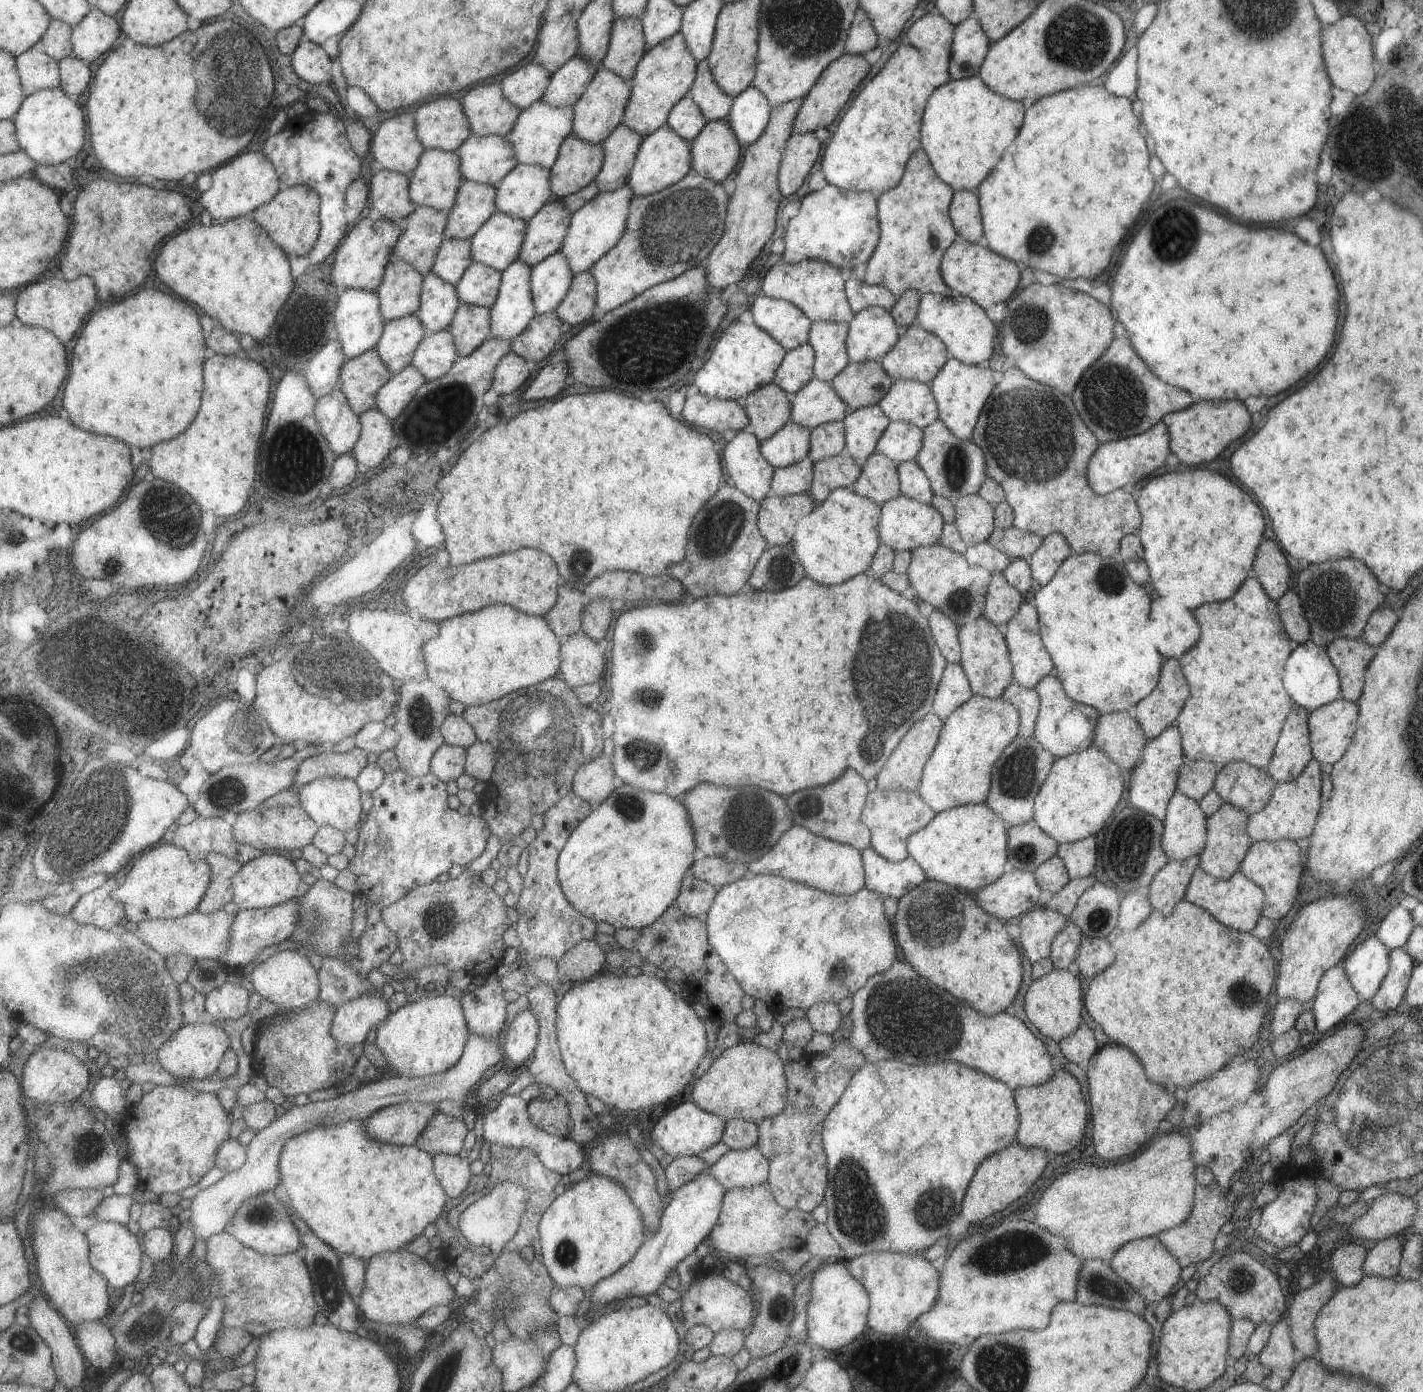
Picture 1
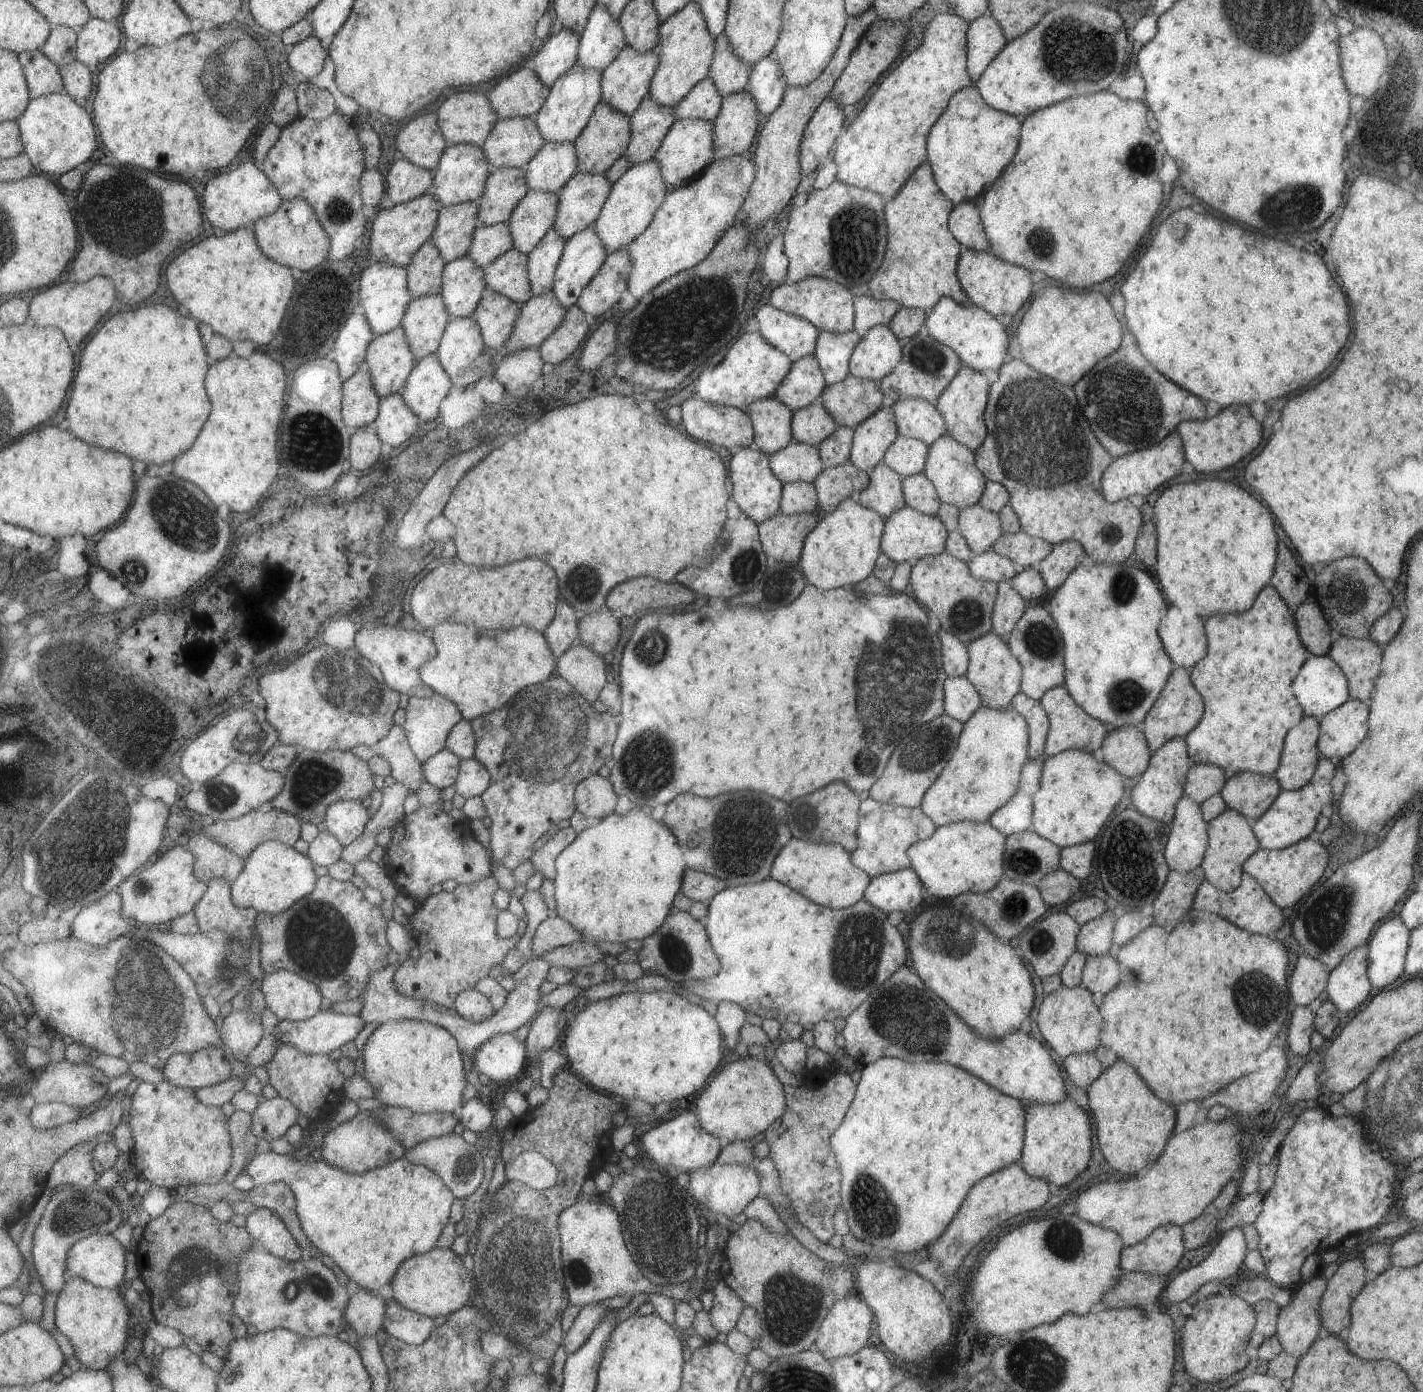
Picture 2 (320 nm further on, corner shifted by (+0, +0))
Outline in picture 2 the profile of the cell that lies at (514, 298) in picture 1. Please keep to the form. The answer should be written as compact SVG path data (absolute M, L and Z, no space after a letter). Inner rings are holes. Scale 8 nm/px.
M551 228L527 254L528 282L532 295L540 296L552 290L554 273L566 240Z

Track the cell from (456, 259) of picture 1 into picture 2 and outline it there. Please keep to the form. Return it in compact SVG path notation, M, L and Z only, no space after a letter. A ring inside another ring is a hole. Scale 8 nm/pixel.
M506 223L481 225L472 235L468 256L474 260L477 267L483 269L510 249L512 249L512 237L509 236L509 226Z

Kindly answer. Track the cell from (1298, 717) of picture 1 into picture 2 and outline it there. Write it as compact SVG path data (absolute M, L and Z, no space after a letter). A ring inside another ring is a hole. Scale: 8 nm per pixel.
M1305 716L1287 732L1279 767L1273 774L1281 789L1295 791L1310 782L1320 758L1316 748L1319 730L1318 718Z

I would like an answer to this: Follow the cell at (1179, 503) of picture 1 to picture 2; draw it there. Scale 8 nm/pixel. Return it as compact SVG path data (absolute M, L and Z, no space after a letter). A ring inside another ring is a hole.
M1203 480L1203 482L1187 482L1187 483L1186 483L1186 484L1173 484L1173 486L1169 486L1169 487L1165 487L1165 488L1163 488L1163 489L1164 489L1164 490L1163 490L1163 492L1161 492L1161 496L1159 496L1159 498L1157 498L1157 500L1155 500L1155 504L1153 504L1153 514L1155 514L1155 521L1154 521L1154 526L1157 526L1157 562L1155 562L1155 576L1157 576L1157 582L1159 582L1159 586L1161 586L1161 590L1163 590L1163 596L1165 596L1165 598L1167 598L1167 604L1171 604L1171 606L1170 606L1170 608L1169 608L1169 609L1168 609L1168 612L1167 612L1167 618L1169 618L1169 610L1177 610L1177 614L1191 614L1191 616L1201 616L1201 620L1203 620L1203 624L1204 624L1204 622L1205 622L1205 620L1206 620L1206 619L1207 619L1207 617L1209 617L1209 616L1211 616L1211 614L1217 614L1217 612L1245 612L1245 610L1249 610L1249 608L1250 608L1250 607L1251 607L1251 606L1252 606L1252 605L1253 605L1253 602L1254 602L1254 601L1255 601L1255 598L1256 598L1256 597L1257 597L1257 594L1258 594L1258 593L1259 593L1259 592L1260 592L1260 591L1261 591L1261 590L1262 590L1262 589L1263 589L1263 588L1264 588L1264 587L1265 587L1265 586L1266 586L1266 585L1268 585L1268 584L1269 584L1269 582L1270 582L1270 579L1271 579L1271 576L1272 576L1272 575L1273 575L1273 572L1274 572L1274 567L1275 567L1275 562L1276 562L1276 545L1277 545L1277 538L1275 538L1275 530L1274 530L1274 529L1273 529L1273 520L1272 520L1272 518L1271 518L1271 514L1269 514L1269 512L1268 512L1268 509L1267 509L1267 508L1265 508L1265 506L1263 506L1263 504L1261 504L1261 502L1257 502L1257 500L1255 500L1255 498L1253 498L1253 496L1251 496L1251 494L1247 494L1247 492L1245 492L1245 490L1243 490L1243 488L1239 488L1239 486L1235 486L1235 484L1231 484L1231 482L1223 482L1223 480Z

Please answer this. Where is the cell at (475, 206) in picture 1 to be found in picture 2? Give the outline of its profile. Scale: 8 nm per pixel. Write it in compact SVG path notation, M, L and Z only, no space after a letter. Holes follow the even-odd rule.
M501 167L491 170L485 182L484 194L476 201L480 224L491 226L507 223L528 191L523 169Z

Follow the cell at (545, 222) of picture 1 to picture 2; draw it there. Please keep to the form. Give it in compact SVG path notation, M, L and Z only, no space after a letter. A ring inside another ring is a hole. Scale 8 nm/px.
M575 174L559 190L553 232L567 240L593 225L609 196L611 182L605 174Z

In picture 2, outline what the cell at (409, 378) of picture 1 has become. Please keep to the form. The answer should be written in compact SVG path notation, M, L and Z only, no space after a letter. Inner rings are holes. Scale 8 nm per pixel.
M431 354L429 357L423 358L413 370L407 385L402 390L408 406L419 416L422 421L437 421L440 418L440 407L449 397L452 390L452 379L447 370L441 365L437 354Z

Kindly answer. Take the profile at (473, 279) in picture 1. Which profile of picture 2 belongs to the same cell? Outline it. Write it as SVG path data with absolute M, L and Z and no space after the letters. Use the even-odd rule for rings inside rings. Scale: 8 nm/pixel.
M513 247L492 264L487 264L482 271L486 287L495 293L504 295L520 306L532 299L527 254Z

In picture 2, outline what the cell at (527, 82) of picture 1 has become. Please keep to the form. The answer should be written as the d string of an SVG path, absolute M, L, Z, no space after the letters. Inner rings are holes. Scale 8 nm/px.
M562 27L553 36L548 36L539 52L530 59L531 70L543 86L551 87L561 74L565 74L575 65L579 38L578 34L563 30Z

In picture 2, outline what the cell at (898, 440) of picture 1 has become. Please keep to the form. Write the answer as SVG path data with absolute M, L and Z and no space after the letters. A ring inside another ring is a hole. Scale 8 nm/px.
M898 435L883 456L882 463L902 478L922 473L929 446L919 440Z

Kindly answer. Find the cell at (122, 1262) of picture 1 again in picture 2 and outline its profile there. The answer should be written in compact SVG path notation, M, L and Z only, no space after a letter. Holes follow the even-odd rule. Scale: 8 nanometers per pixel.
M93 1234L69 1252L68 1278L79 1276L99 1288L123 1289L128 1251L111 1234Z

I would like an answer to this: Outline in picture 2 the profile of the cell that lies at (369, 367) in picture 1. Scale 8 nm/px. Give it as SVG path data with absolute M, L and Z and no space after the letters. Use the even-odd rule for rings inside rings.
M402 327L377 336L368 349L366 361L381 398L402 392L418 364Z

